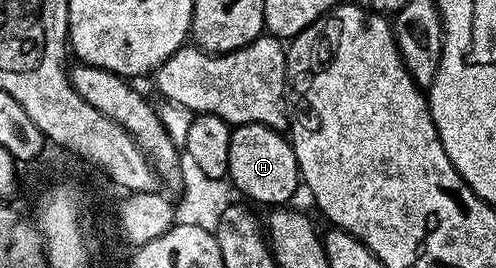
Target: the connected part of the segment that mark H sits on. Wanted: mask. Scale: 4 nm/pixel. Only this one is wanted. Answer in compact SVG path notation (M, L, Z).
M238 124L231 131L231 158L229 159L228 179L246 196L246 201L254 200L257 204L268 206L285 206L299 188L297 159L293 153L292 143L282 133L262 124Z

